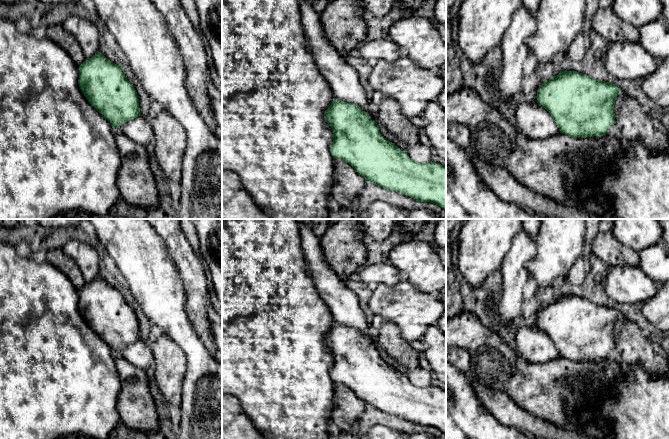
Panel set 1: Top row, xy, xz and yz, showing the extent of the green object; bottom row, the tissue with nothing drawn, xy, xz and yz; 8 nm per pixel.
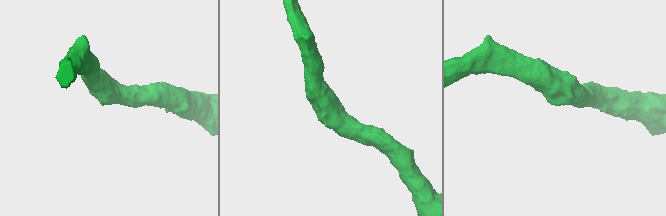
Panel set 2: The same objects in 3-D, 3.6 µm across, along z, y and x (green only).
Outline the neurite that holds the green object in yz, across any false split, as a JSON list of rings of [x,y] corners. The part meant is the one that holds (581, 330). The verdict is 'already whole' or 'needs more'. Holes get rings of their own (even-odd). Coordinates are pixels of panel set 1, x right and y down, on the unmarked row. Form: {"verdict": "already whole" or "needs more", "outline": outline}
{"verdict": "needs more", "outline": [[[561,293],[560,297],[549,304],[546,304],[537,314],[537,329],[529,327],[519,327],[515,333],[515,342],[517,347],[517,353],[526,361],[530,363],[544,363],[550,360],[556,360],[559,357],[568,359],[570,361],[593,361],[606,359],[609,352],[616,348],[614,338],[614,327],[621,314],[613,306],[604,306],[602,304],[594,303],[586,298],[579,297],[577,295],[564,295]]]}

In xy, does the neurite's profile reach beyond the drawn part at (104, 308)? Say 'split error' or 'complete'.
split error

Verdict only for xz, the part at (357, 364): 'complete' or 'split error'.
split error

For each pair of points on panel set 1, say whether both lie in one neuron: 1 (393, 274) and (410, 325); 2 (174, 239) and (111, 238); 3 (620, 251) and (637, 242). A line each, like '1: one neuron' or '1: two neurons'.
1: one neuron
2: two neurons
3: two neurons

